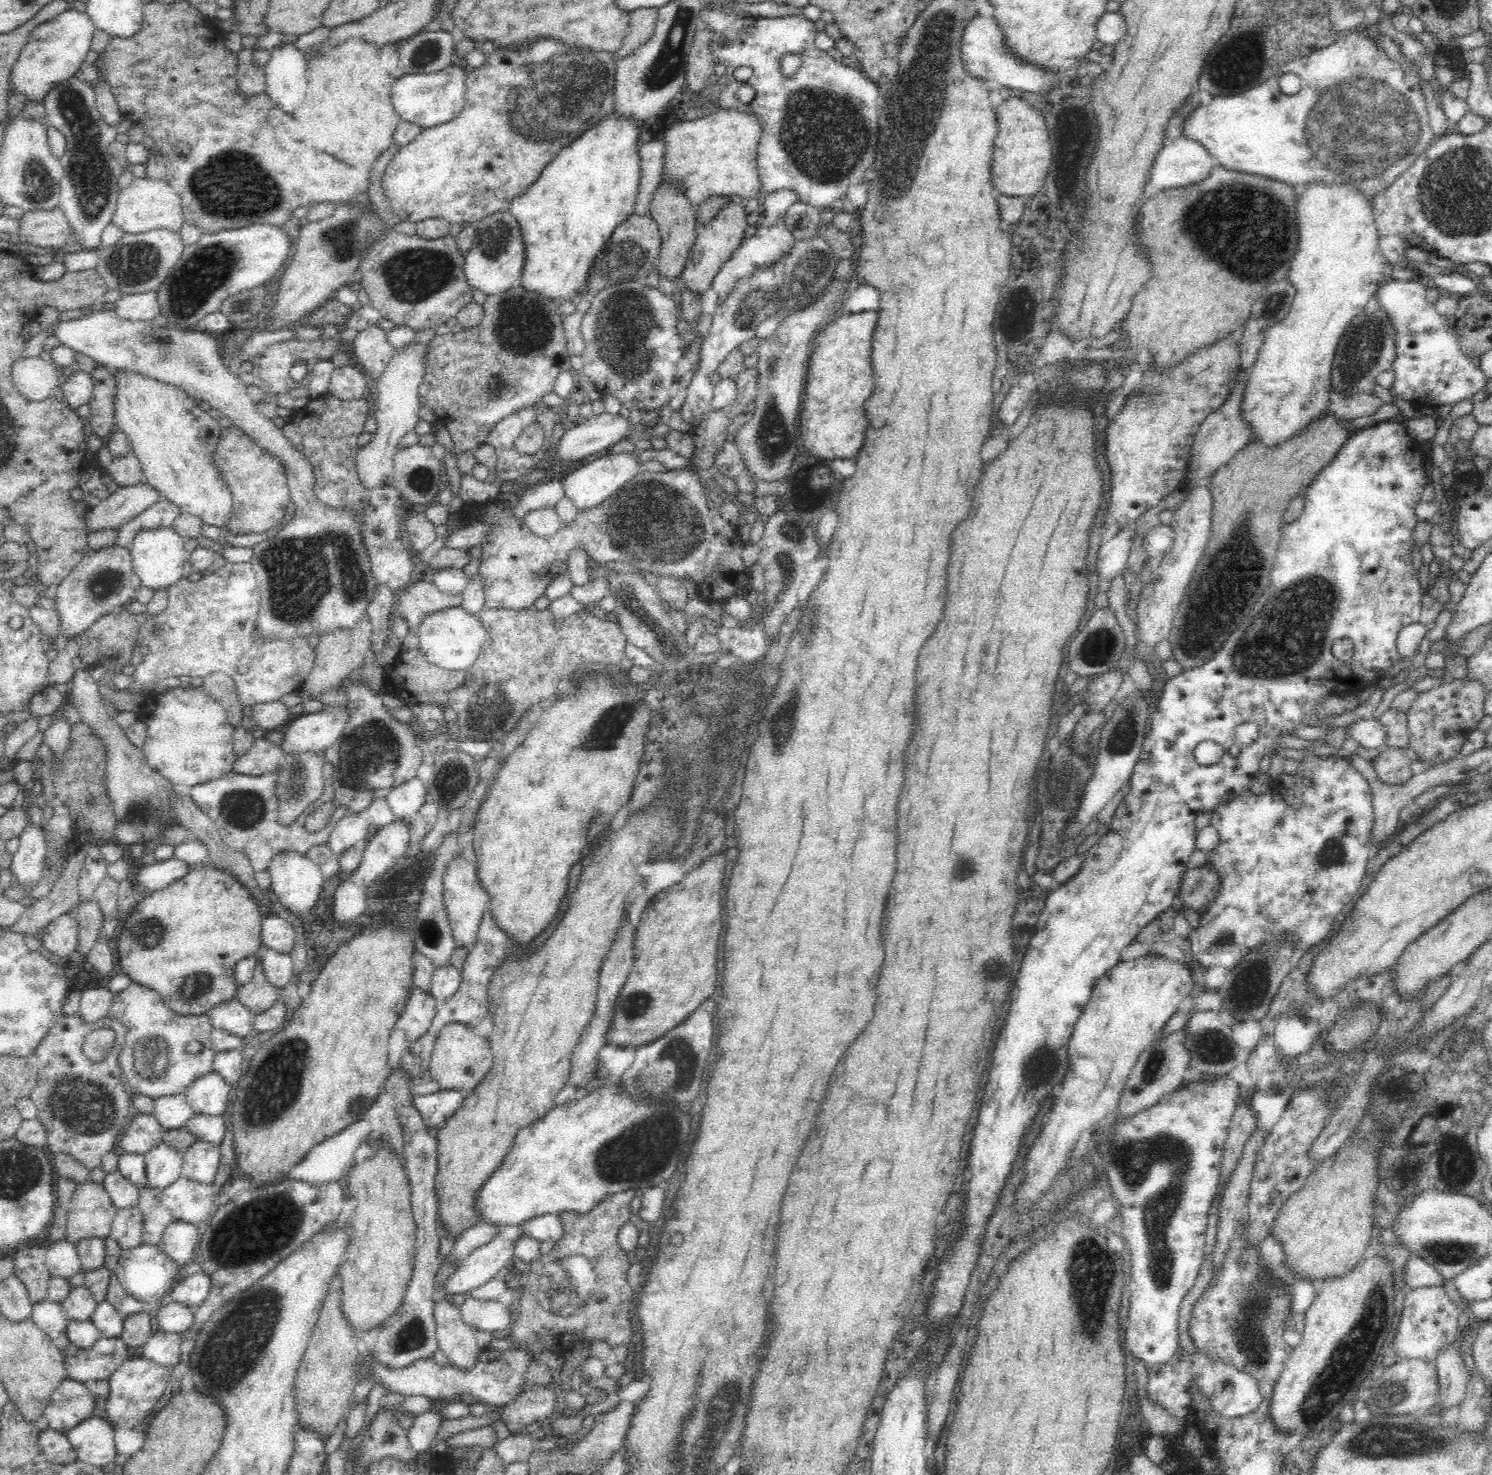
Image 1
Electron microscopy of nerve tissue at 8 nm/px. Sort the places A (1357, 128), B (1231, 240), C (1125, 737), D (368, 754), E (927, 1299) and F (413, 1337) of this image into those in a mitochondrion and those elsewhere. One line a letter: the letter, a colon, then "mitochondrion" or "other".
A: mitochondrion
B: mitochondrion
C: mitochondrion
D: mitochondrion
E: other
F: mitochondrion

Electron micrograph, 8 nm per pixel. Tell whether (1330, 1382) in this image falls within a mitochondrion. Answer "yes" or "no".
yes

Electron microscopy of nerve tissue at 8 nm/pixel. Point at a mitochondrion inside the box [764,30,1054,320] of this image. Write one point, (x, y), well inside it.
(825, 134)

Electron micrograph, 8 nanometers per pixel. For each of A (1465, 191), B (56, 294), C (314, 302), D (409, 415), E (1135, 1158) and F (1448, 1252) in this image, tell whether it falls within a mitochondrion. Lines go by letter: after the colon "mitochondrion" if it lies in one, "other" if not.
A: mitochondrion
B: other
C: other
D: other
E: mitochondrion
F: mitochondrion

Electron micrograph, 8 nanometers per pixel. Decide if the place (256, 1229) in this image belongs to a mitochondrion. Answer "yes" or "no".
yes

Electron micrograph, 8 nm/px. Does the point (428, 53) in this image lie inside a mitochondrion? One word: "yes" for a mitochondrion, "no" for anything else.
yes

